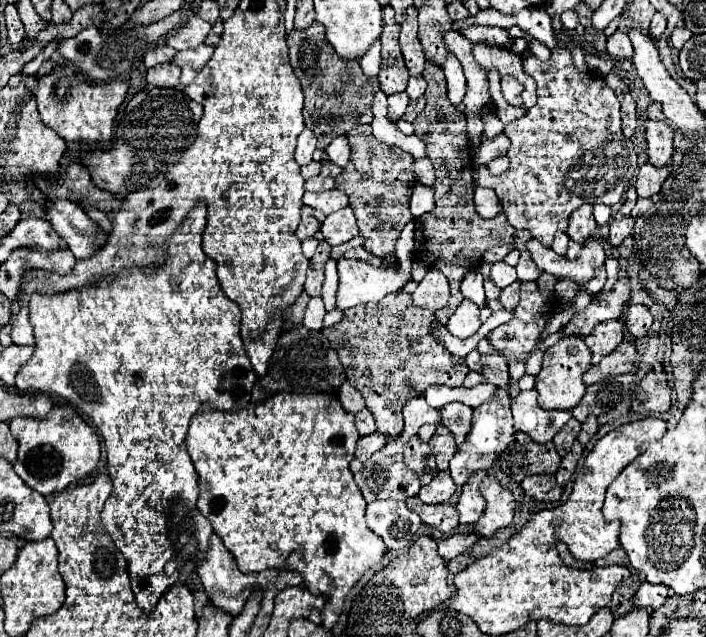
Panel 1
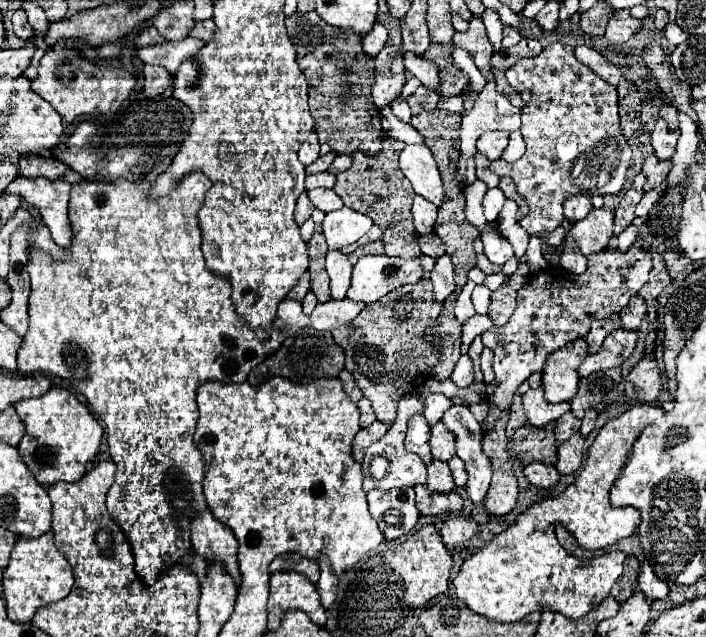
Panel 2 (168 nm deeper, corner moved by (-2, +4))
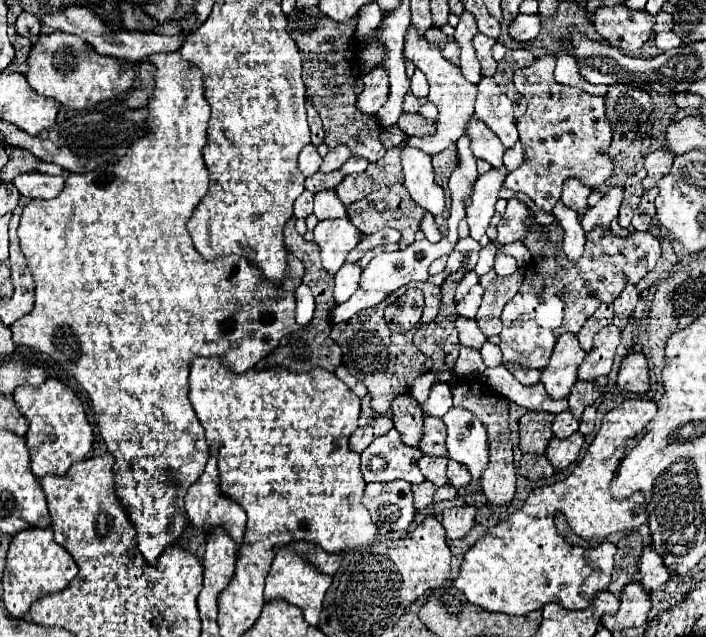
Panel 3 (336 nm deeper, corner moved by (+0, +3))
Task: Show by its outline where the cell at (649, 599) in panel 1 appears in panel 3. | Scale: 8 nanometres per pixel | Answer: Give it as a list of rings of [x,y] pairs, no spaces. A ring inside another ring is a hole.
[[[652,546],[644,548],[642,552],[642,558],[640,558],[640,584],[644,586],[646,592],[662,586],[664,582],[668,582],[670,574],[668,574],[668,568],[664,566],[664,560],[660,558],[660,554],[656,554],[656,550]]]

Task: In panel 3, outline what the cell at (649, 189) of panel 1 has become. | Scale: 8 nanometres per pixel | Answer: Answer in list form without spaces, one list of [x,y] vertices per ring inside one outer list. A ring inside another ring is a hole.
[[[660,148],[660,150],[656,150],[656,152],[652,152],[652,154],[646,156],[646,162],[644,162],[646,178],[642,180],[644,190],[654,188],[656,182],[660,178],[664,178],[664,174],[668,174],[668,170],[672,166],[672,160],[674,160],[674,154],[668,148]]]

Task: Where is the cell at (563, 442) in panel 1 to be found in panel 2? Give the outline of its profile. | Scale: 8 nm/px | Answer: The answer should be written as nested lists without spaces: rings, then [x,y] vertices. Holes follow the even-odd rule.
[[[568,411],[566,415],[562,415],[562,417],[556,421],[556,429],[554,429],[556,443],[562,445],[562,443],[564,443],[568,437],[572,437],[578,429],[580,429],[580,419],[574,417],[572,411]]]

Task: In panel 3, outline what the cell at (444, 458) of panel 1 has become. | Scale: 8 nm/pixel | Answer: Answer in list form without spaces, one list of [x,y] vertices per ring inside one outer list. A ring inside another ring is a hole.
[[[424,414],[424,434],[418,450],[428,456],[446,456],[444,438],[446,438],[446,430],[442,418],[432,418]]]

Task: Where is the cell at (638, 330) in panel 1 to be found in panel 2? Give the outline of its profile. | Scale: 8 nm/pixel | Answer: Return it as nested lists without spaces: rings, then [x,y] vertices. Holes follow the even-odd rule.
[[[634,295],[630,299],[630,303],[620,313],[622,327],[630,329],[630,331],[638,331],[644,317],[646,317],[646,303],[644,303],[644,299],[640,295]]]

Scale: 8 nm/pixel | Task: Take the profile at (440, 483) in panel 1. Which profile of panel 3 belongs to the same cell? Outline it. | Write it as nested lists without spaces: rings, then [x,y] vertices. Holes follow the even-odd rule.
[[[422,456],[420,462],[418,462],[418,466],[420,466],[422,474],[426,476],[426,480],[430,480],[436,486],[448,484],[446,464],[448,464],[446,456],[438,456],[438,458],[434,458],[434,456]]]

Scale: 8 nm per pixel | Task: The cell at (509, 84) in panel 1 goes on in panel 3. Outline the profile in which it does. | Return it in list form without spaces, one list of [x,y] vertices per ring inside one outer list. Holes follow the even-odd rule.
[[[540,56],[532,66],[514,74],[516,90],[520,94],[526,92],[528,100],[526,114],[516,122],[524,146],[524,162],[504,180],[504,188],[524,192],[546,212],[552,212],[560,200],[562,182],[568,176],[576,176],[590,188],[604,184],[612,176],[612,160],[608,158],[612,130],[606,118],[604,98],[590,96],[580,88],[556,84],[555,66],[554,56]]]

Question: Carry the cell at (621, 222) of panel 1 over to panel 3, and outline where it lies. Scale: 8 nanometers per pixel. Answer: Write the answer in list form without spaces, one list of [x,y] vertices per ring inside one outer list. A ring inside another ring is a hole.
[[[642,168],[638,170],[636,174],[632,174],[626,184],[624,184],[624,200],[622,200],[622,206],[620,206],[620,214],[618,214],[618,220],[620,220],[620,226],[622,228],[628,228],[630,226],[630,220],[634,216],[634,210],[640,202],[640,196],[644,194],[644,188],[642,188],[642,180],[646,177],[646,171]]]

